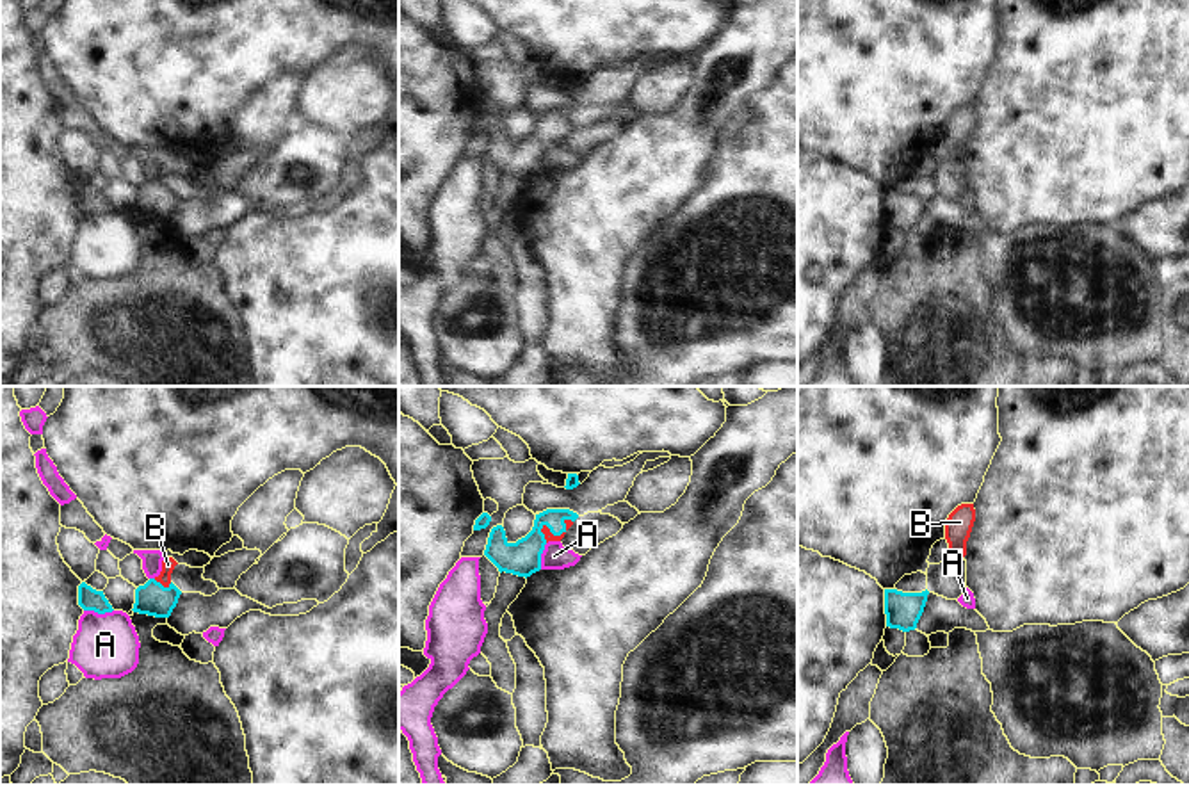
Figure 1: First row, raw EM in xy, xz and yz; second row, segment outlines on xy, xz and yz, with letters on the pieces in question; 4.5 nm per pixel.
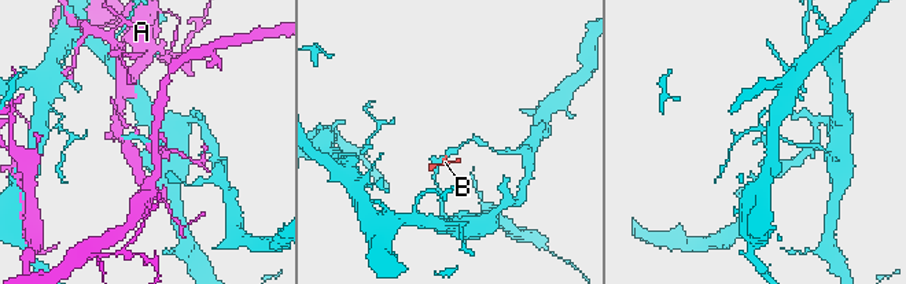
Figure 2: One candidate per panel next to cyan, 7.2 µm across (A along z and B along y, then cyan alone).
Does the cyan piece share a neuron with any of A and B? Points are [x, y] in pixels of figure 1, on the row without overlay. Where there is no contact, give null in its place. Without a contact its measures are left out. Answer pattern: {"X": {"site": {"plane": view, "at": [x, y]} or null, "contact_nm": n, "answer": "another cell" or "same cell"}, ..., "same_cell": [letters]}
{"A": {"site": {"plane": "xy", "at": [98, 214]}, "contact_nm": 140, "answer": "another cell"}, "B": {"site": {"plane": "xy", "at": [161, 186]}, "contact_nm": 90, "answer": "same cell"}, "same_cell": ["B"]}

